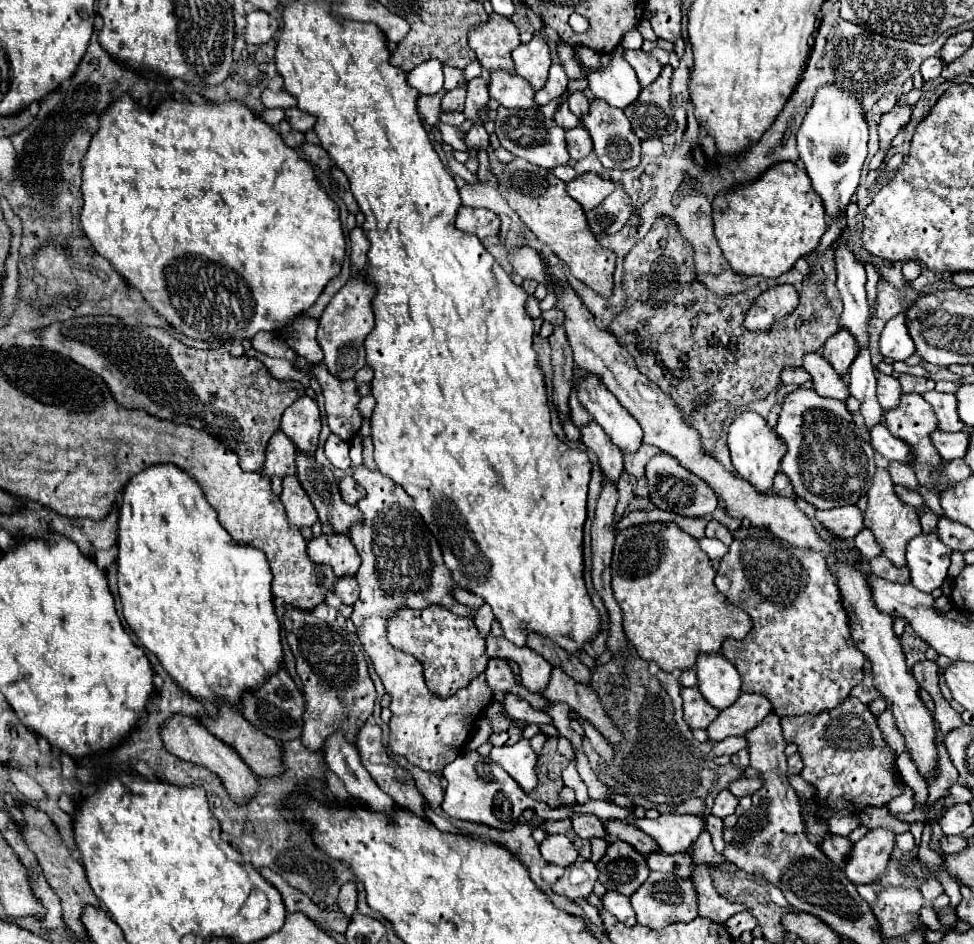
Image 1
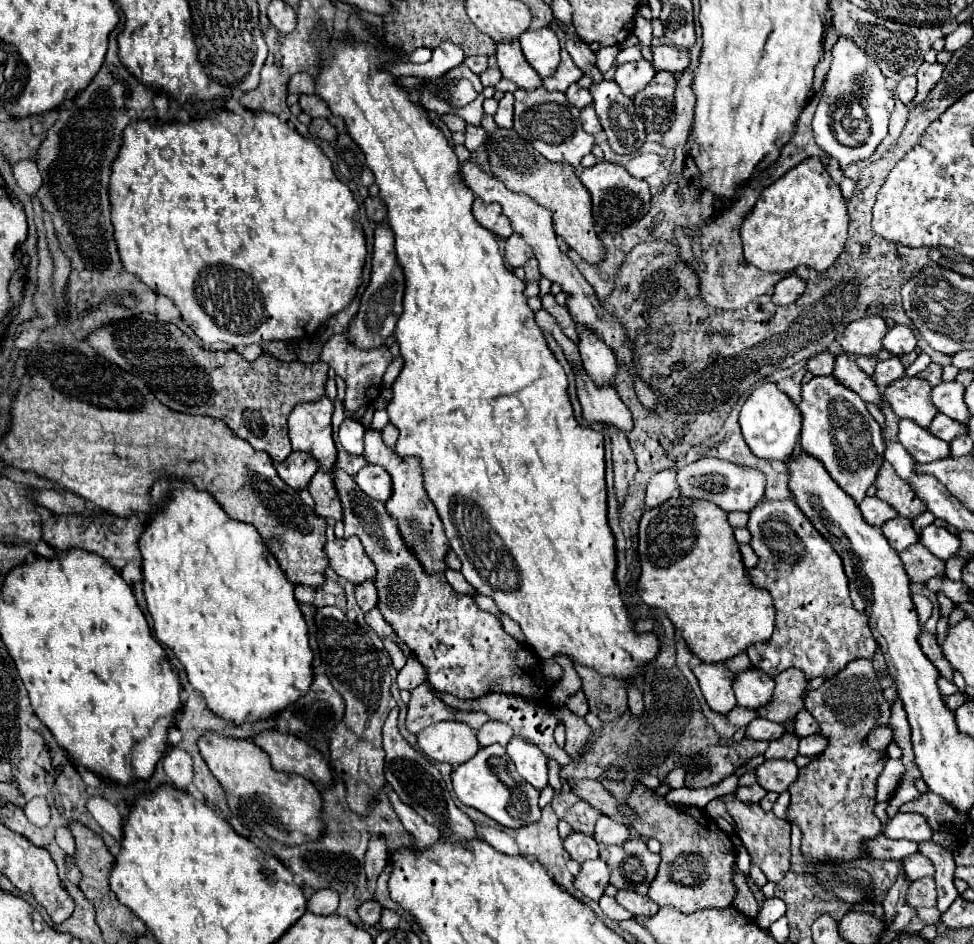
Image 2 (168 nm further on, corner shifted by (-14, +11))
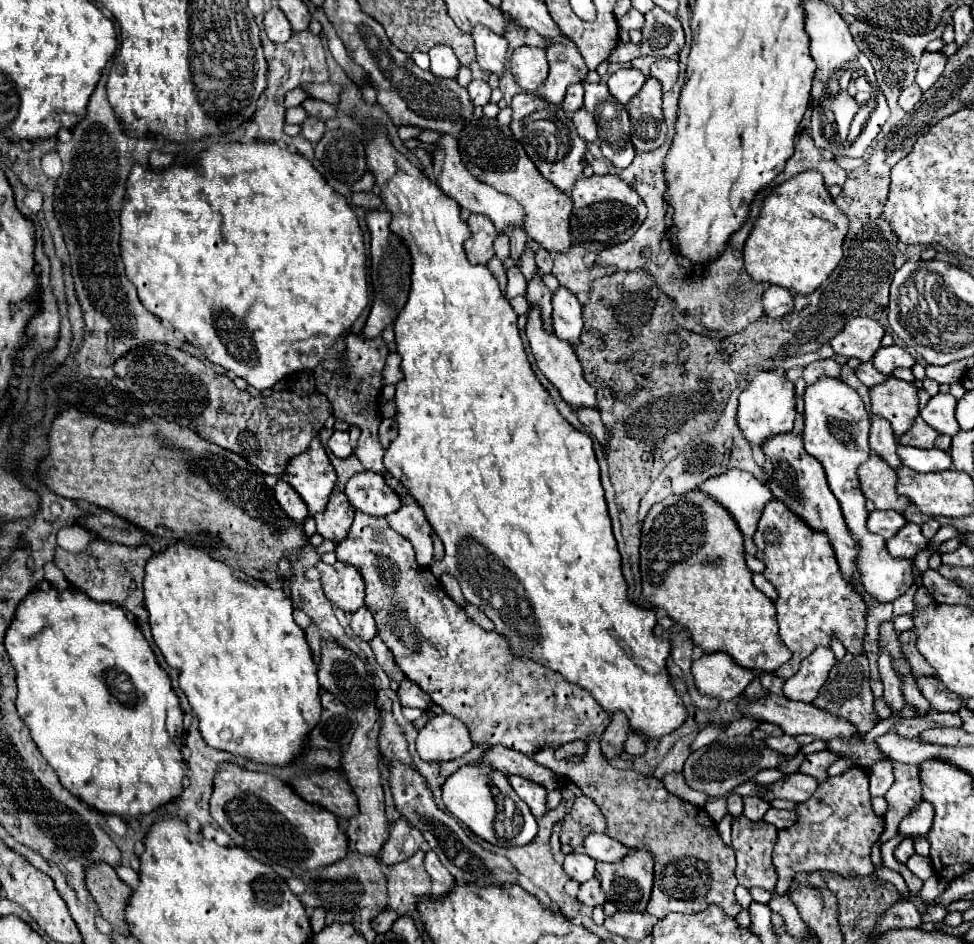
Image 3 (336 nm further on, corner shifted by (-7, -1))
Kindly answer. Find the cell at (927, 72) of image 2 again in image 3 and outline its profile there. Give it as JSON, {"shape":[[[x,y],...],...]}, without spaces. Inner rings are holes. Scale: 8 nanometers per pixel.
{"shape":[[[924,52],[920,66],[918,66],[918,74],[916,74],[916,84],[920,86],[922,92],[926,92],[940,78],[944,64],[946,64],[946,56],[942,56],[938,52],[934,52],[934,54]]]}

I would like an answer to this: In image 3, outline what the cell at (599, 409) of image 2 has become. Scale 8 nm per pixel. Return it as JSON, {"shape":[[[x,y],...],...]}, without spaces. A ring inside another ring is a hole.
{"shape":[[[530,308],[528,312],[528,326],[526,326],[526,336],[530,340],[532,346],[532,354],[536,358],[536,364],[540,368],[540,372],[560,390],[562,398],[566,404],[570,404],[574,410],[578,408],[592,408],[592,410],[600,410],[598,408],[598,398],[596,398],[596,388],[592,388],[586,380],[584,380],[584,370],[576,358],[576,352],[570,344],[564,344],[564,340],[556,340],[554,334],[544,332],[542,328],[542,320],[538,314],[538,308]]]}

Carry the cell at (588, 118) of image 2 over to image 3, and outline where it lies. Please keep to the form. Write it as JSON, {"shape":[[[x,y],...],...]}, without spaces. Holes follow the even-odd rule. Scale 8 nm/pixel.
{"shape":[[[580,108],[578,112],[572,114],[572,122],[574,122],[578,134],[586,142],[594,142],[596,140],[596,122],[594,122],[594,116],[590,112],[586,112],[584,108]]]}

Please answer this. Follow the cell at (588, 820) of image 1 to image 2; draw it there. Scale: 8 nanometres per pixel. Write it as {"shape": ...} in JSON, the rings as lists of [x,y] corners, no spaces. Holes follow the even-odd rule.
{"shape":[[[601,816],[595,826],[595,840],[601,844],[623,844],[629,840],[629,828],[613,818]]]}

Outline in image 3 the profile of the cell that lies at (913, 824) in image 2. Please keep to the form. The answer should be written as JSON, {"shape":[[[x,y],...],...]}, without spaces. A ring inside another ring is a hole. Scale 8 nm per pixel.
{"shape":[[[922,800],[922,804],[918,804],[898,826],[898,834],[902,838],[910,838],[916,840],[918,836],[926,836],[930,832],[932,826],[932,806],[928,802]]]}

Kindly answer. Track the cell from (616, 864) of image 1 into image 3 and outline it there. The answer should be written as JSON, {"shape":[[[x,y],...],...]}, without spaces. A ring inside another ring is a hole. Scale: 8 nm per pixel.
{"shape":[[[636,850],[620,862],[596,864],[602,890],[618,910],[644,912],[654,876],[654,860],[646,850]]]}

